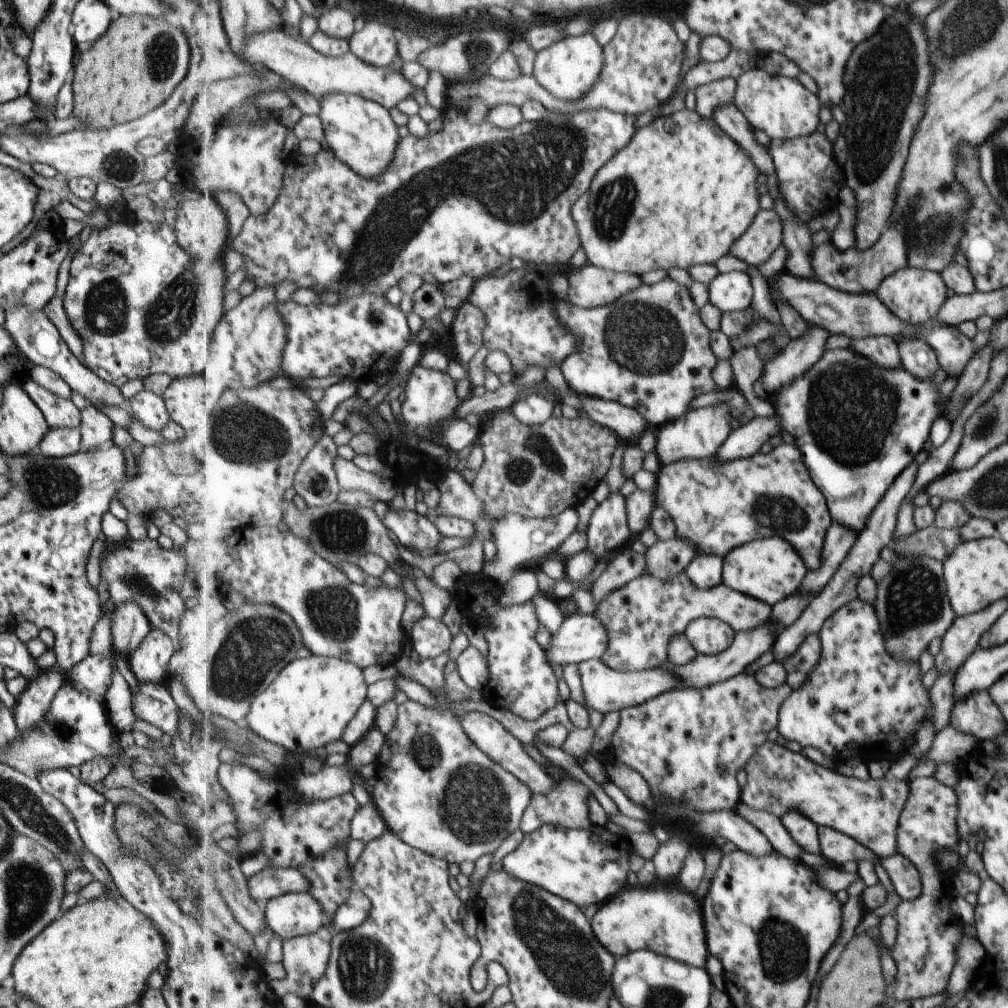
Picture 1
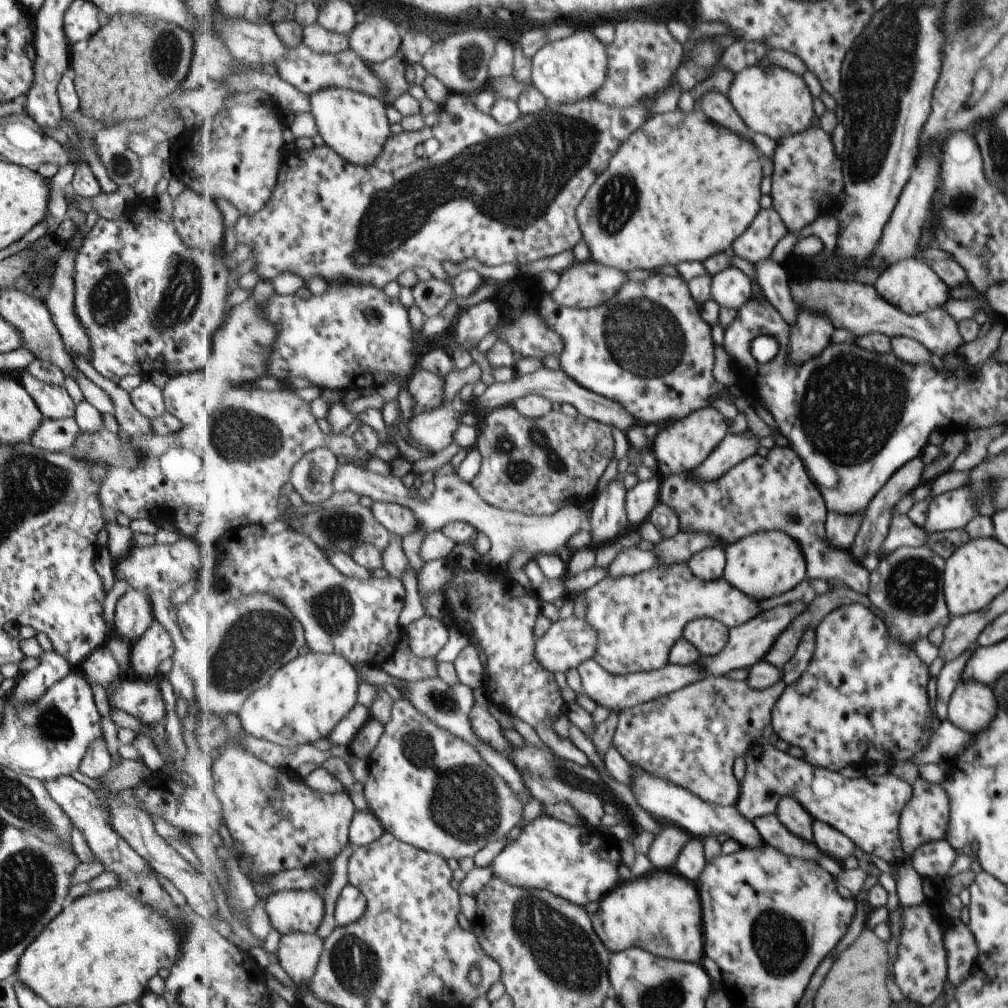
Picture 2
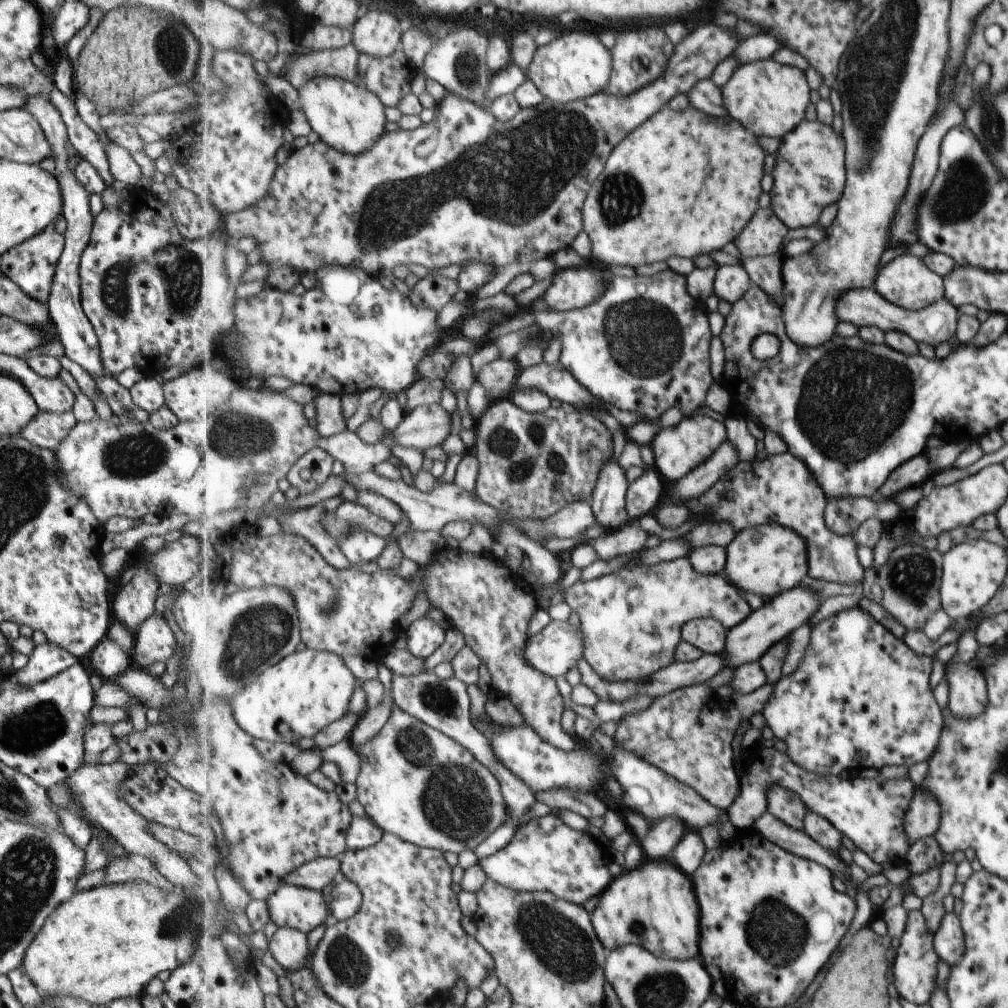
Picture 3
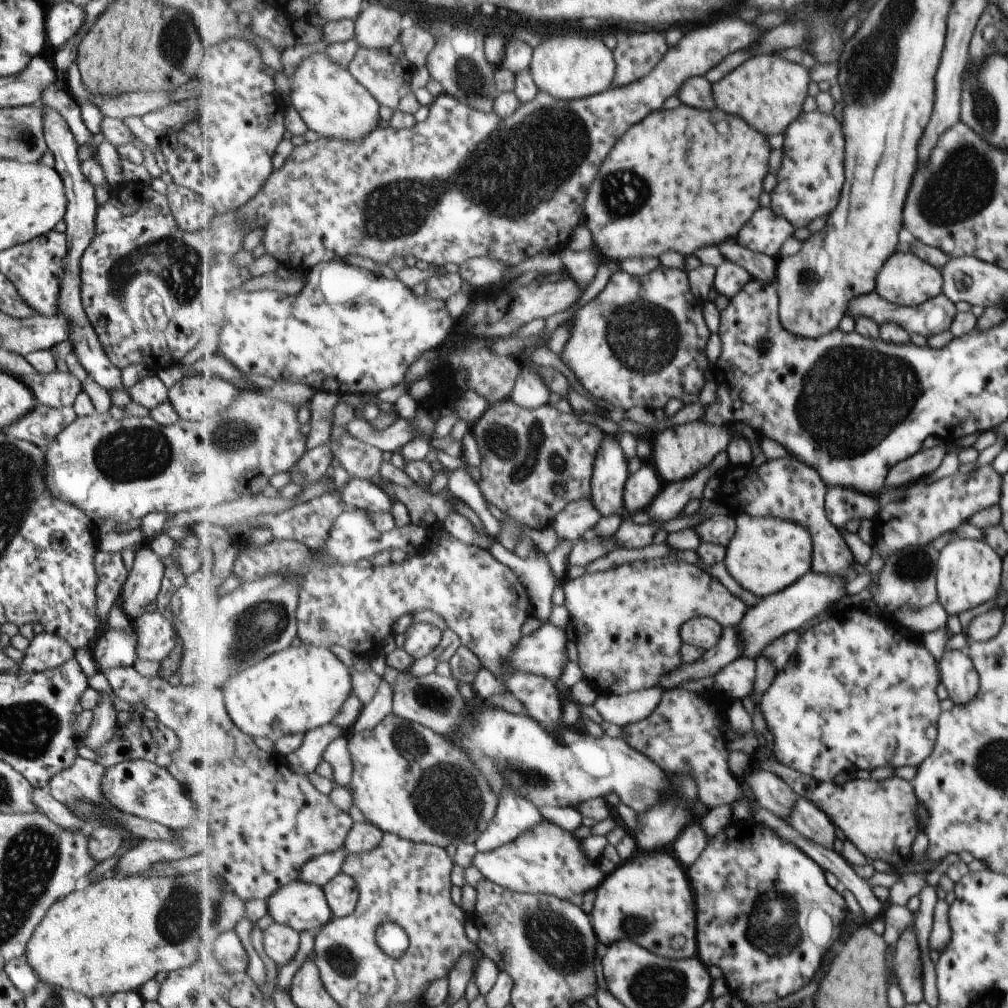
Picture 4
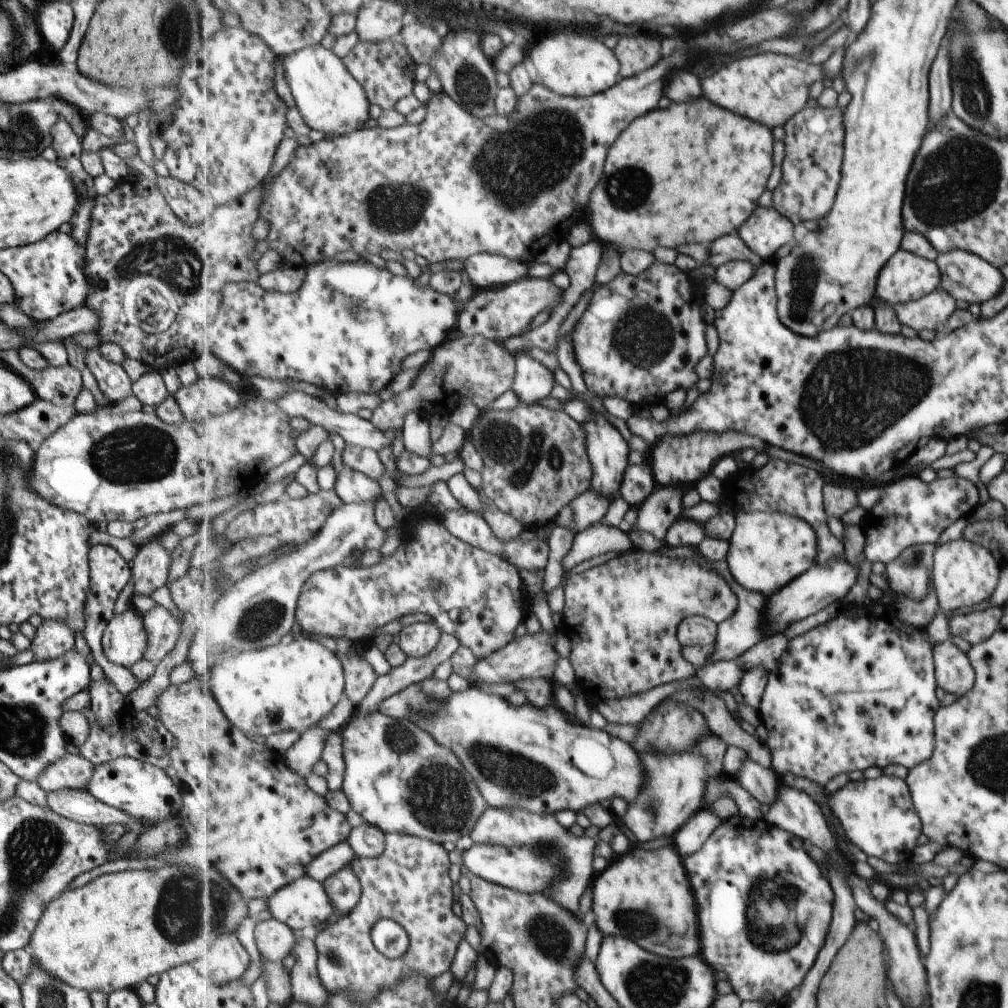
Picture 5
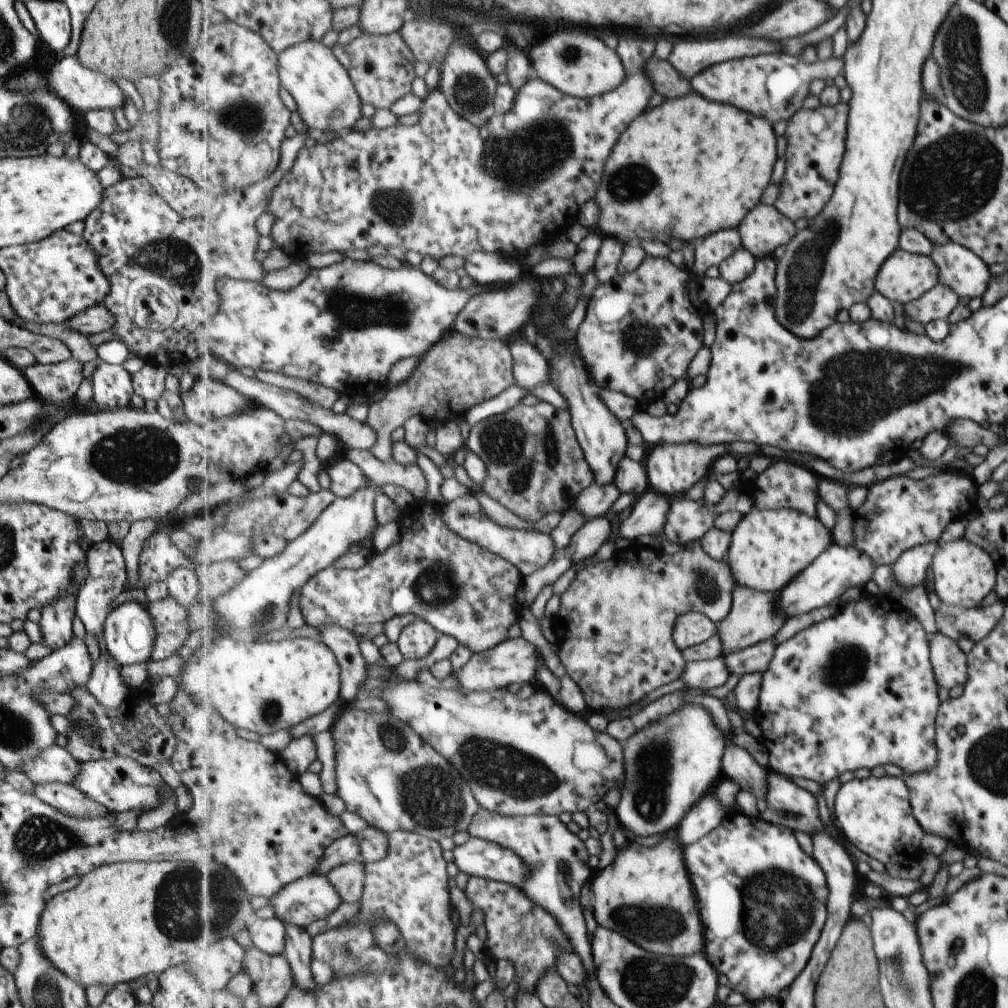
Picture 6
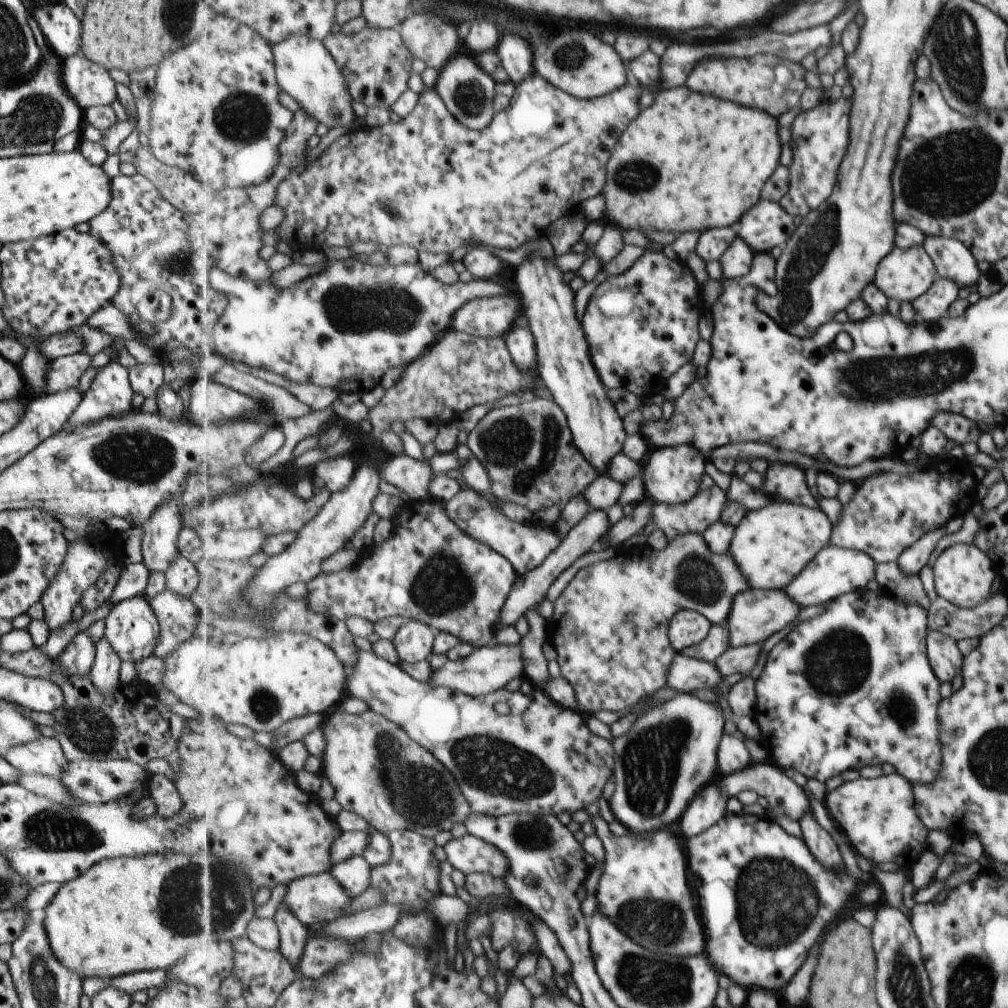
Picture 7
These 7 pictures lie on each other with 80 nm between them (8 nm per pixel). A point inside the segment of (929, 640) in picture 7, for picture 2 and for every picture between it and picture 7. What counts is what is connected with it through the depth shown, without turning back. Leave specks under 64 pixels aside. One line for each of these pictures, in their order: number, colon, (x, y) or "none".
2: (971, 707)
3: (967, 697)
4: (959, 680)
5: (954, 673)
6: (949, 663)

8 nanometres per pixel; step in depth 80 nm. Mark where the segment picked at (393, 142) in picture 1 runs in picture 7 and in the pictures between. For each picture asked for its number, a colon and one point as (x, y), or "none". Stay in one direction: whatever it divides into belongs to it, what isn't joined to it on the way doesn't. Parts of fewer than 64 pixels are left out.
2: (356, 125)
3: (350, 117)
4: (334, 104)
5: (330, 98)
6: (327, 99)
7: (306, 70)

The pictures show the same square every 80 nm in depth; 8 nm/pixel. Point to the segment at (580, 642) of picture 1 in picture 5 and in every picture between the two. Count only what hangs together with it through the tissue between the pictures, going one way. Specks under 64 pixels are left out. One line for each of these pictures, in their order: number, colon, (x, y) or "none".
2: (569, 642)
3: (559, 646)
4: (544, 652)
5: (533, 656)

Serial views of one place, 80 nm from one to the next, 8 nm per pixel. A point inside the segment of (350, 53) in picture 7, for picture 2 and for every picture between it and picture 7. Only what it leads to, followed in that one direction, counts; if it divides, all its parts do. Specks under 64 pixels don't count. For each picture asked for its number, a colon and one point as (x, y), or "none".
2: (393, 71)
3: (390, 77)
4: (387, 74)
5: (387, 71)
6: (382, 67)

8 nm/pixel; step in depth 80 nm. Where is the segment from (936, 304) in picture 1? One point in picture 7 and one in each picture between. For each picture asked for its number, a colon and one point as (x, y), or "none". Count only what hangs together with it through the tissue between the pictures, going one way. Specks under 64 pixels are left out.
2: (910, 285)
3: (906, 281)
4: (906, 280)
5: (906, 277)
6: (904, 276)
7: (905, 274)

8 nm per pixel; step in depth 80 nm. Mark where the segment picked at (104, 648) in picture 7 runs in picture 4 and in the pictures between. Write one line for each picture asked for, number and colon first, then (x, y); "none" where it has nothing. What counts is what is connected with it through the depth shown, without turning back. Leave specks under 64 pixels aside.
4: (98, 733)
5: (105, 701)
6: (104, 683)

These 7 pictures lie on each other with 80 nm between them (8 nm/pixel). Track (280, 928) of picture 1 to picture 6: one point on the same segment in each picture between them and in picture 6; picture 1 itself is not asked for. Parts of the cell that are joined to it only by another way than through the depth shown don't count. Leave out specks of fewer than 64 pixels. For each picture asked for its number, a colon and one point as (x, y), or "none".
2: (290, 911)
3: (299, 908)
4: (300, 905)
5: (305, 903)
6: (314, 897)

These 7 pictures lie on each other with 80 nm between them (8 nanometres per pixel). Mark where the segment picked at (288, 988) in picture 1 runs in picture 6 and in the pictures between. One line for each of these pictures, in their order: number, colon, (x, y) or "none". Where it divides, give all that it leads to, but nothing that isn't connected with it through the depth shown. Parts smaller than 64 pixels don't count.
2: (299, 953)
3: (290, 947)
4: (281, 942)
5: (275, 940)
6: (269, 935)

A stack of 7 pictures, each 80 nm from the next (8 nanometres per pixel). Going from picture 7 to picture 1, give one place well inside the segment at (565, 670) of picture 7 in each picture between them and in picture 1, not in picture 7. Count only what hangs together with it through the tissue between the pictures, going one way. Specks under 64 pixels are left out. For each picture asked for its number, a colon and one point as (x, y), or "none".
1: (642, 617)
2: (639, 619)
3: (632, 619)
4: (628, 619)
5: (622, 618)
6: (615, 627)

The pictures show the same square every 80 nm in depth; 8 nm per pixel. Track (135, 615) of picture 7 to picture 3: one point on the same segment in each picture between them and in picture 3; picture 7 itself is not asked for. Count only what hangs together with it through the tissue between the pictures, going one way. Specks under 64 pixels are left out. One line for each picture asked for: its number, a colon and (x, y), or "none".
3: (106, 659)
4: (113, 648)
5: (123, 639)
6: (127, 633)

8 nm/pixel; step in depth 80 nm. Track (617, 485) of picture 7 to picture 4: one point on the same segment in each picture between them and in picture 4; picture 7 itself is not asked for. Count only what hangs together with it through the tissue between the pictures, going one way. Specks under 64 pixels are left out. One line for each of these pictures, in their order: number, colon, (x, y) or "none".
4: (579, 518)
5: (589, 509)
6: (597, 500)

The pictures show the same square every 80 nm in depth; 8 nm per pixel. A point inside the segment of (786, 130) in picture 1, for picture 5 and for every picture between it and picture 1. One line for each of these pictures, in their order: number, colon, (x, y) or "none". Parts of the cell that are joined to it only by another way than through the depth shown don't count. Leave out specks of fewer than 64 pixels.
2: (774, 101)
3: (771, 99)
4: (768, 90)
5: (771, 88)

